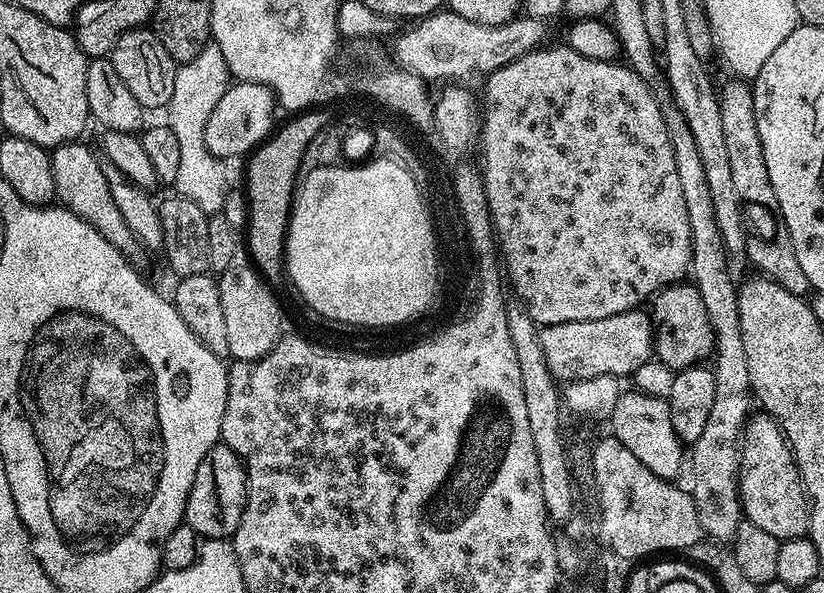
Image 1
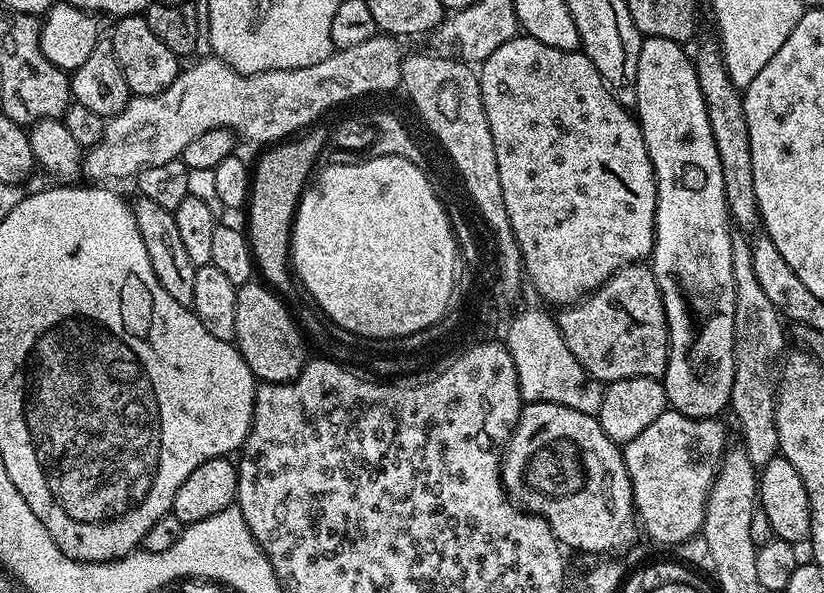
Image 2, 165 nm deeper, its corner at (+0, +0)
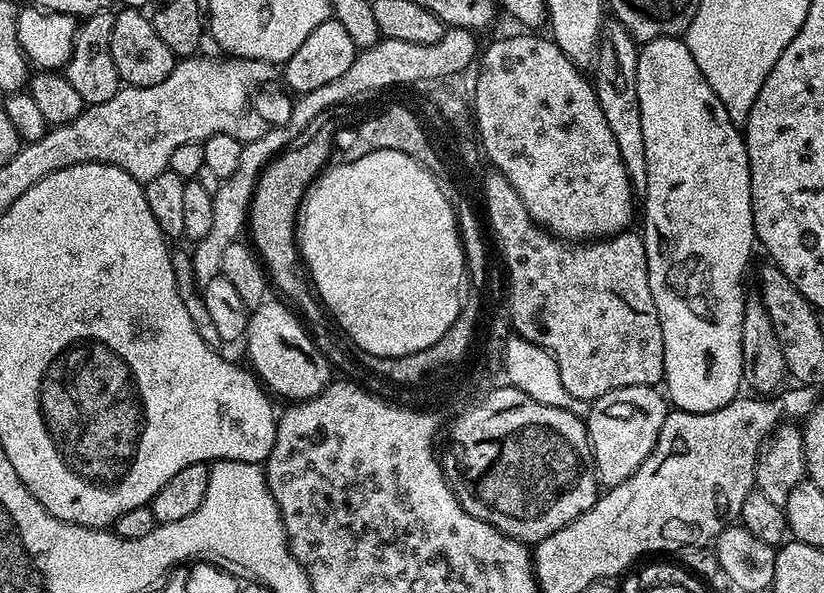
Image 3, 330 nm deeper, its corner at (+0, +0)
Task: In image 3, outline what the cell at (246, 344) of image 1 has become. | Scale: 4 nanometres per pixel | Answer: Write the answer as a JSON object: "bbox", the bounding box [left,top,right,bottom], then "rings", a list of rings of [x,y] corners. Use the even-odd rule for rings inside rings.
{"bbox":[242,298,333,402],"rings":[[[269,298],[251,309],[248,334],[242,341],[243,347],[248,347],[248,360],[253,368],[251,371],[269,393],[277,392],[285,396],[288,402],[309,400],[333,379],[333,369],[310,332],[308,336],[309,329],[302,323],[301,317],[287,303],[275,299]]]}

